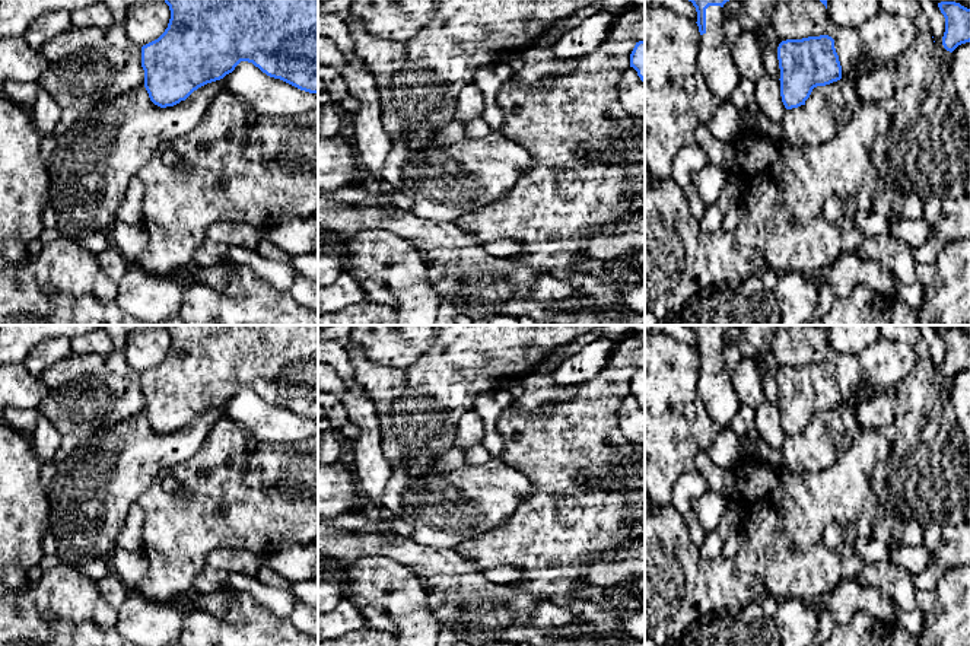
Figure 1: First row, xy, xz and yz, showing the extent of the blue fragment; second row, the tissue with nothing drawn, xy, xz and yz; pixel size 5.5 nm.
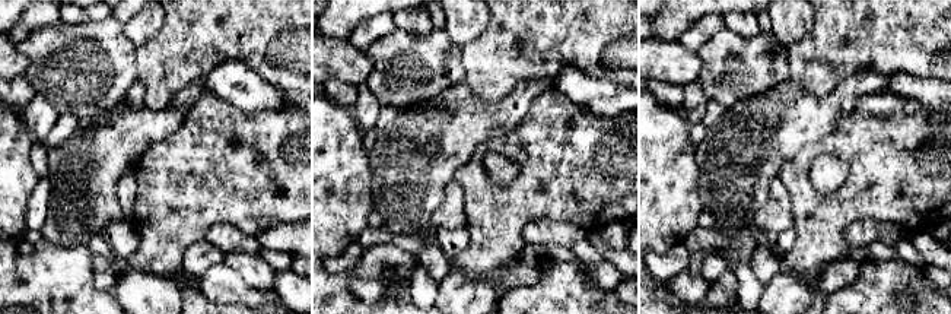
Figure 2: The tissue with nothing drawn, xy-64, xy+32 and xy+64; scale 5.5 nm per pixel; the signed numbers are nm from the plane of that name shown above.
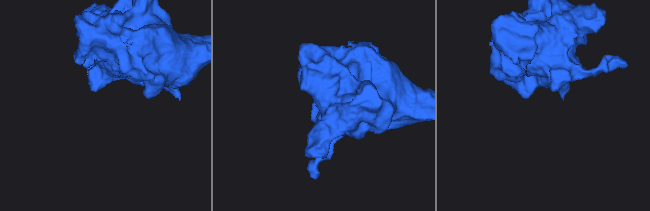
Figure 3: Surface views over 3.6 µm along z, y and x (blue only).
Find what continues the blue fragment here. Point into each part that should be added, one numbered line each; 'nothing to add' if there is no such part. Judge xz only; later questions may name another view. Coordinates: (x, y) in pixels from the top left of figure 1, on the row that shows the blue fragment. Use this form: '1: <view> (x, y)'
nothing to add

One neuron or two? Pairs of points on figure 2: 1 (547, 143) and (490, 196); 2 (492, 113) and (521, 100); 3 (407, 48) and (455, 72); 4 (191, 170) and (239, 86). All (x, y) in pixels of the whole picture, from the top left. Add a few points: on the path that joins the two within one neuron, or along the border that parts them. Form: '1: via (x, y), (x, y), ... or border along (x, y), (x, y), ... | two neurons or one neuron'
1: via (546, 161), (508, 196) | one neuron
2: via (499, 113), (505, 113), (514, 104) | one neuron
3: via (419, 60), (423, 64), (444, 66) | one neuron
4: border along (207, 85), (219, 97), (244, 110), (264, 110) | two neurons

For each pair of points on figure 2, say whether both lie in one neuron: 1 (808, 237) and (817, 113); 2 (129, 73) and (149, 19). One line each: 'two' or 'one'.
1: two
2: two

